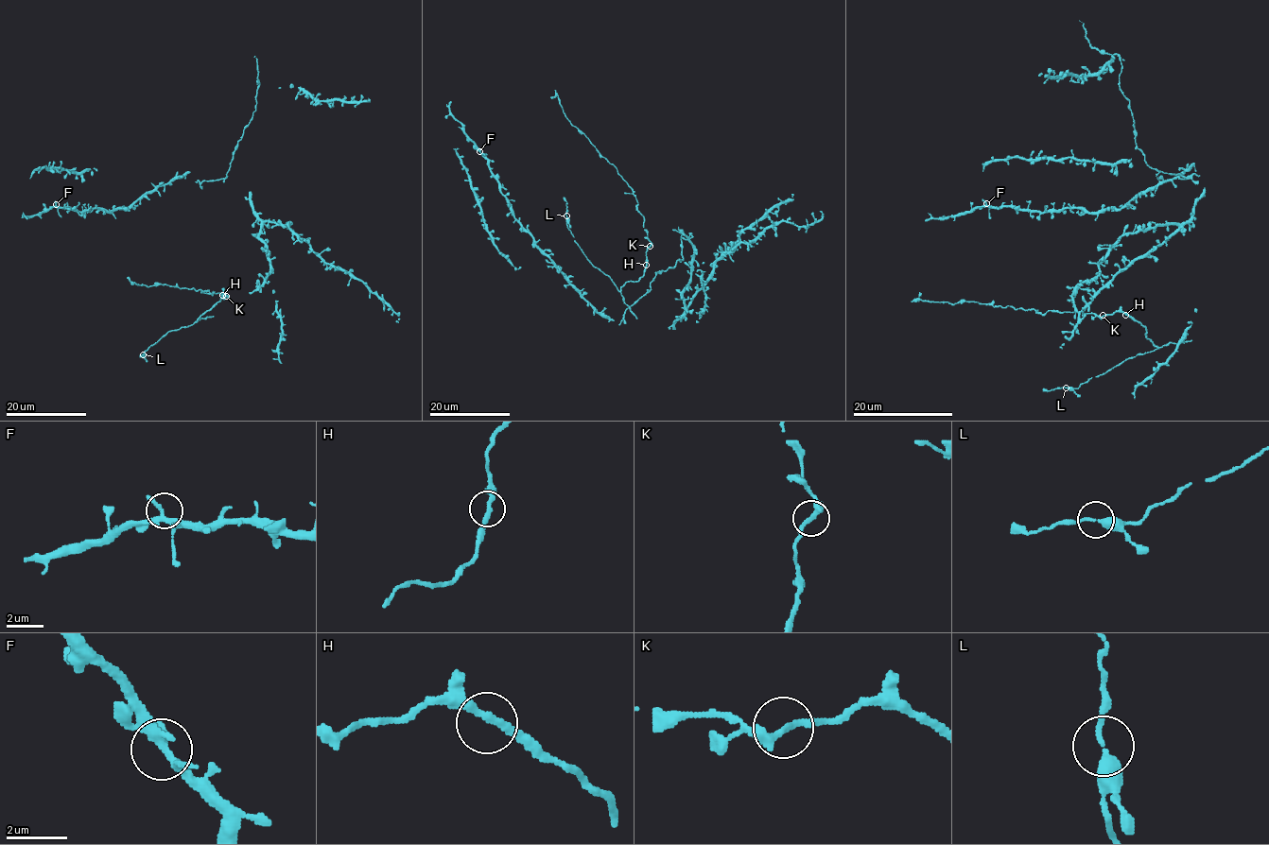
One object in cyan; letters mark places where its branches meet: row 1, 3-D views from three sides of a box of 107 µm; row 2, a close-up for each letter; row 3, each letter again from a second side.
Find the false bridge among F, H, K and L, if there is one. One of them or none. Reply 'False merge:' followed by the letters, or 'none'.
False merge: none

